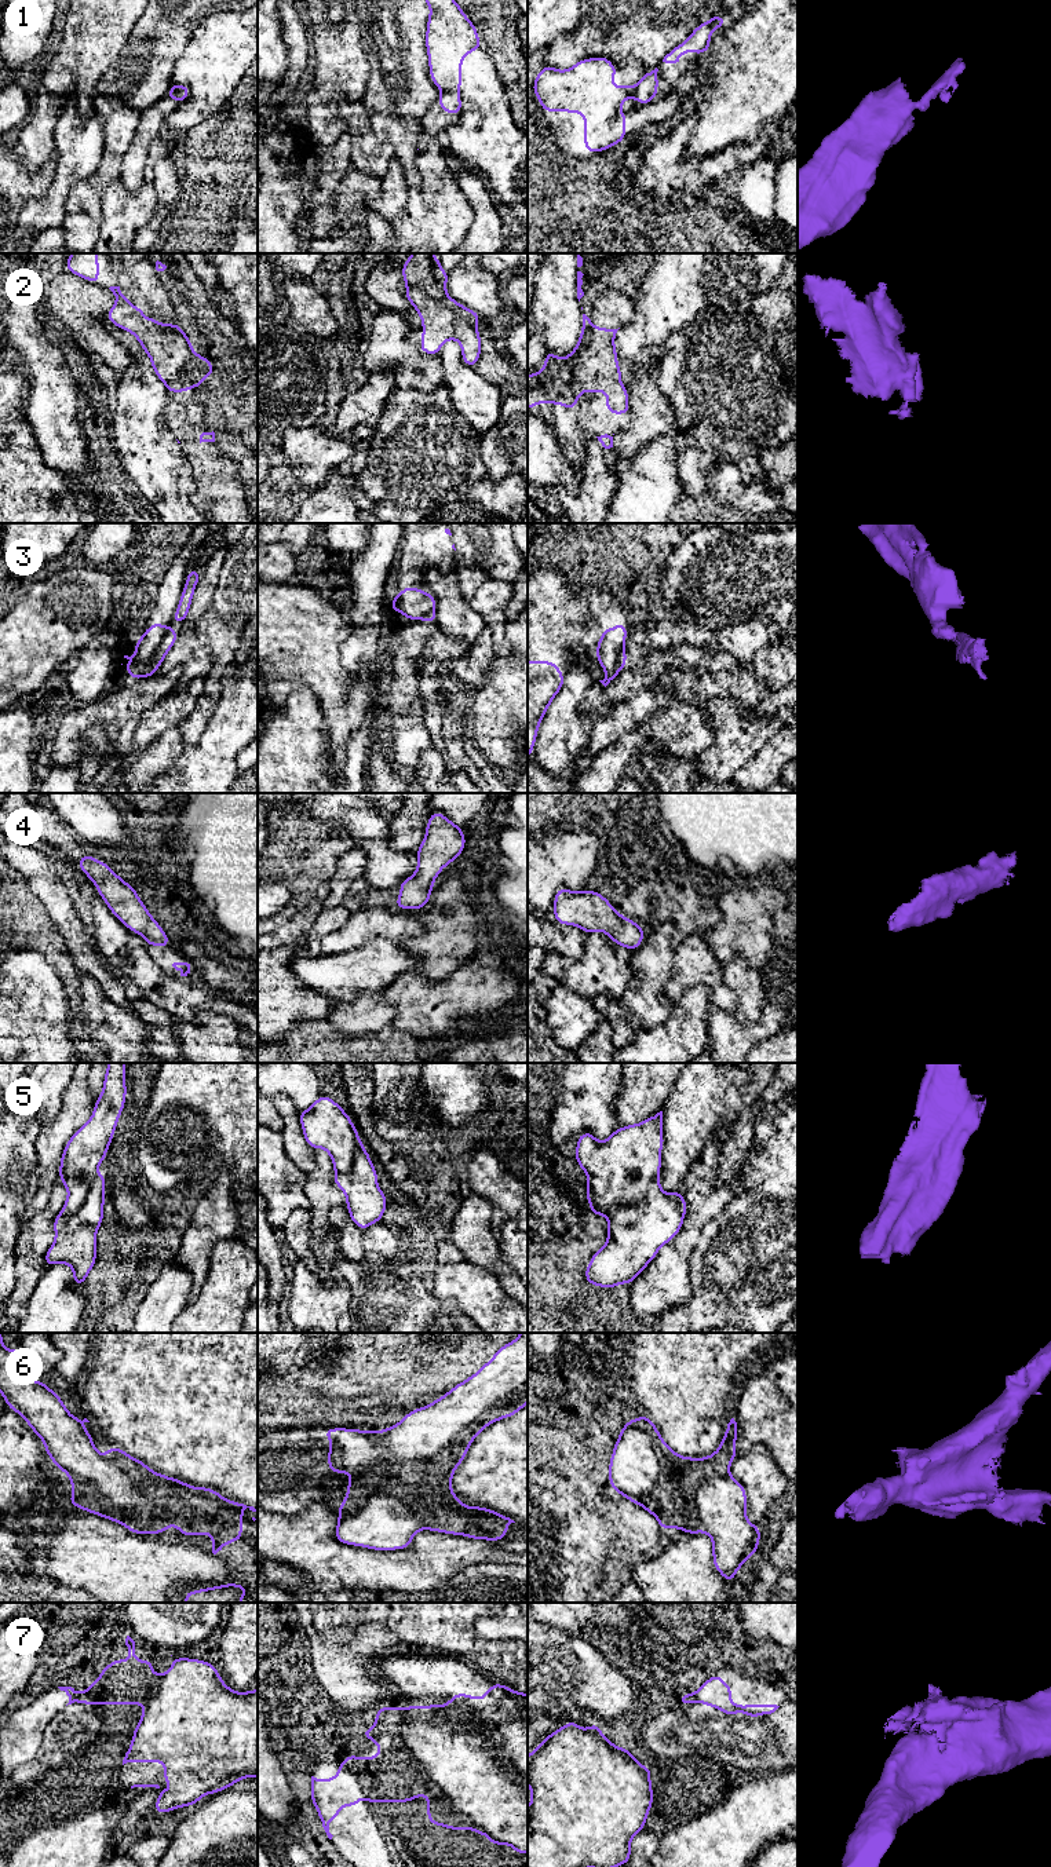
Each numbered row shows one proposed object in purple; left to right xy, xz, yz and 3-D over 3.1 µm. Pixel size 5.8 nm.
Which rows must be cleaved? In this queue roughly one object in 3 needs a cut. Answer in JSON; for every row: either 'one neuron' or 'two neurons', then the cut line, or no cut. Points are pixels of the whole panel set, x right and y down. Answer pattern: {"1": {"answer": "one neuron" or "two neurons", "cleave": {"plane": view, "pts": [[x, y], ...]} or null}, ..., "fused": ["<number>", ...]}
{"1": {"answer": "two neurons", "cleave": {"plane": "xz", "pts": [[441, 90], [458, 92]]}}, "2": {"answer": "one neuron", "cleave": null}, "3": {"answer": "two neurons", "cleave": {"plane": "xy", "pts": [[165, 629], [153, 657], [153, 664], [157, 668]]}}, "4": {"answer": "one neuron", "cleave": null}, "5": {"answer": "two neurons", "cleave": {"plane": "yz", "pts": [[659, 1173], [638, 1201], [617, 1205], [608, 1216]]}}, "6": {"answer": "two neurons", "cleave": {"plane": "xy", "pts": [[62, 1471], [90, 1482], [105, 1500], [139, 1522], [153, 1517]]}}, "7": {"answer": "two neurons", "cleave": {"plane": "xz", "pts": [[340, 1765], [351, 1775]]}}, "fused": ["1", "3", "5", "6", "7"]}

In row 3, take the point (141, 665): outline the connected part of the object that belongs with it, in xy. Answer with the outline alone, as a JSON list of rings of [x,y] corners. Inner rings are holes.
[[[156,621],[152,626],[143,631],[143,635],[136,643],[134,643],[135,654],[132,657],[124,655],[129,664],[121,665],[127,669],[129,679],[152,677],[158,671],[158,668],[153,664],[153,657],[164,633],[164,624]]]

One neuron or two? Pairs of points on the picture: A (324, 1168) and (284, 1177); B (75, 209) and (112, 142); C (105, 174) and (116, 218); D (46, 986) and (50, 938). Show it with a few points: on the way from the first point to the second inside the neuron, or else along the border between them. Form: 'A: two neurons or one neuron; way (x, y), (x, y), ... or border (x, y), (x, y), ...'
A: two neurons; border (306, 1173), (305, 1195), (310, 1205)
B: one neuron; way (91, 193), (106, 178), (112, 159)
C: two neurons; border (119, 176), (102, 194), (101, 218)
D: two neurons; border (19, 947), (37, 950), (43, 956)

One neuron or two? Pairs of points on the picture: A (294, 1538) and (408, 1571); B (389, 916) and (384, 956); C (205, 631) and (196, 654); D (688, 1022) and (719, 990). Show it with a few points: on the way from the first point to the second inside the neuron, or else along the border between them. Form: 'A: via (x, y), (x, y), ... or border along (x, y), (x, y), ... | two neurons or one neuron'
A: via (323, 1559), (335, 1567), (379, 1570) | one neuron
B: border along (401, 942), (384, 936), (373, 936), (357, 947) | two neurons
C: border along (199, 616), (196, 636), (208, 649), (212, 662) | two neurons
D: border along (678, 1001), (699, 983), (712, 1001) | two neurons

